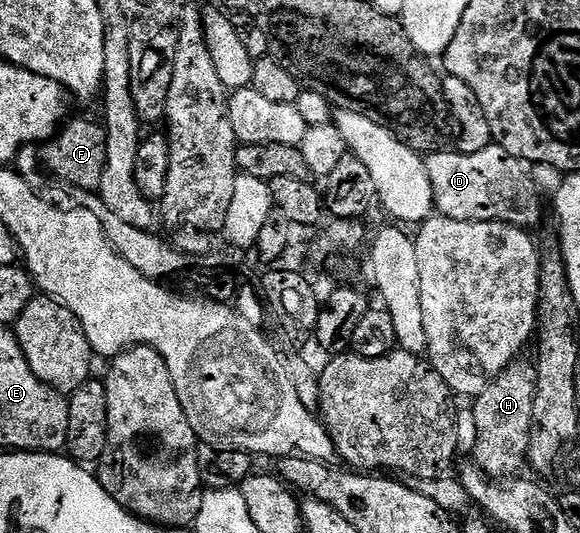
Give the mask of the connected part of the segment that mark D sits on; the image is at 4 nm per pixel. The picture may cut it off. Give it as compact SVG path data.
M493 143L475 153L446 152L439 151L425 158L434 208L441 216L461 221L499 221L519 227L537 223L542 215L541 198L527 162L516 155L508 155L508 151Z

